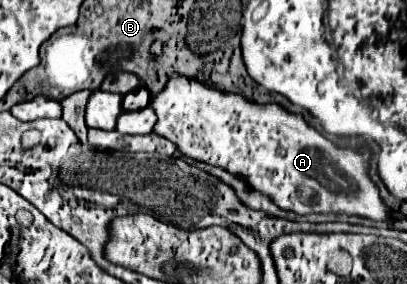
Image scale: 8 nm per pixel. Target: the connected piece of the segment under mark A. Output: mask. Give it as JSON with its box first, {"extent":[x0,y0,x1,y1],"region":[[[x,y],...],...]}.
{"extent":[150,76,390,220],"region":[[[172,76],[172,78],[168,80],[166,88],[164,88],[158,96],[152,98],[150,106],[154,108],[154,112],[156,112],[156,116],[158,116],[158,122],[156,122],[156,128],[154,128],[156,134],[166,136],[168,140],[172,140],[172,142],[180,148],[180,152],[184,152],[184,154],[186,154],[188,158],[192,158],[192,160],[200,160],[200,162],[206,162],[206,164],[212,164],[212,166],[220,166],[220,168],[224,168],[224,170],[228,170],[228,172],[232,172],[232,174],[242,174],[242,176],[248,180],[250,188],[268,194],[268,196],[276,202],[276,206],[280,206],[282,210],[292,210],[292,212],[296,212],[296,214],[340,212],[340,214],[358,214],[358,216],[372,218],[372,220],[388,220],[388,218],[390,218],[390,210],[388,210],[388,208],[384,206],[384,202],[380,200],[378,188],[376,188],[376,186],[372,184],[372,180],[368,178],[368,158],[370,158],[370,152],[368,152],[368,150],[350,150],[350,148],[348,148],[348,150],[344,150],[346,156],[342,156],[342,150],[340,150],[340,156],[338,156],[338,148],[336,148],[329,139],[320,136],[314,128],[310,128],[310,126],[306,124],[306,120],[304,120],[300,114],[290,114],[290,112],[286,112],[286,110],[284,110],[282,106],[278,106],[278,104],[266,104],[266,106],[250,104],[250,100],[244,100],[244,98],[238,96],[238,94],[222,94],[220,90],[212,88],[210,84],[202,84],[202,82],[198,82],[198,80],[188,80],[188,78],[184,78],[184,76]]]}

